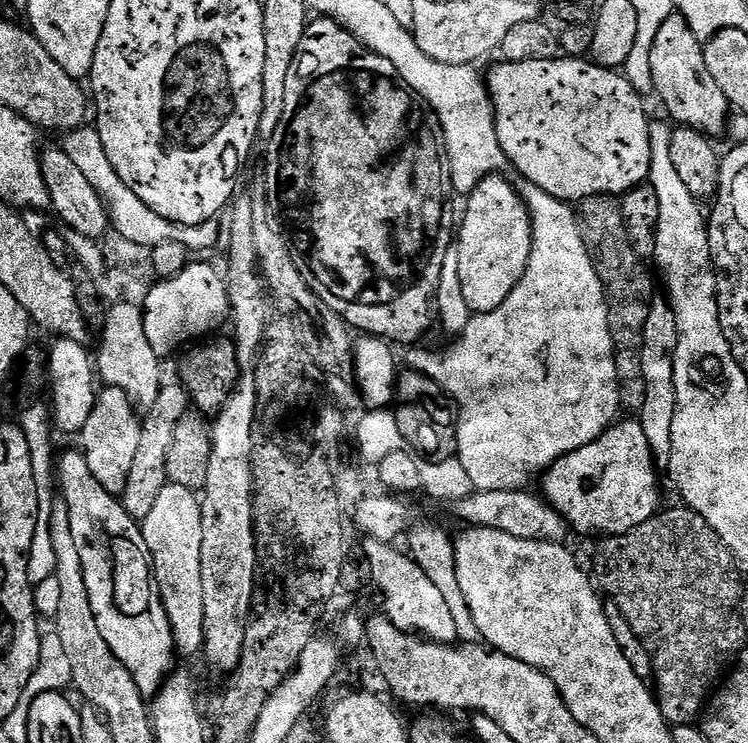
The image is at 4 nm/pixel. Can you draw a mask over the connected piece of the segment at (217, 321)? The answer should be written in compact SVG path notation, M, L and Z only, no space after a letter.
M189 262L176 276L153 283L149 296L143 302L142 311L146 338L150 338L154 354L167 358L171 352L179 353L185 346L212 334L207 332L229 323L230 305L225 277L221 273L219 276L208 264Z

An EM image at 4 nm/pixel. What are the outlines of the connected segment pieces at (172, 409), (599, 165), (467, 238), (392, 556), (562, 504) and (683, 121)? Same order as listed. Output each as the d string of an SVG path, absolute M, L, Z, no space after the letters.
M179 382L165 383L158 394L158 402L154 402L154 406L147 409L146 419L143 421L142 442L134 454L134 466L130 466L130 478L126 478L126 490L122 497L124 508L137 522L143 522L146 514L150 514L158 494L162 494L162 490L169 484L166 458L170 458L170 446L174 443L176 424L182 422L188 411L190 411L188 392Z
M557 58L554 60L527 60L526 62L510 62L504 60L486 72L488 93L492 96L492 104L496 108L496 129L498 142L506 154L509 165L520 171L519 175L530 181L534 186L546 190L554 198L565 202L579 202L591 196L614 196L637 188L645 183L650 174L650 119L644 109L645 97L636 92L634 86L619 71L603 68L601 64L593 64L588 58Z
M500 174L488 176L469 193L466 212L461 226L458 226L458 274L462 277L462 294L466 297L466 306L470 306L476 314L493 312L502 306L502 302L506 302L524 276L532 252L532 220L529 212L515 185L504 179Z
M371 538L363 542L362 558L370 566L371 587L377 588L384 595L383 615L403 632L423 636L425 640L432 640L435 644L456 644L459 636L452 611L449 611L444 595L430 582L418 562L407 551L399 552L395 543Z
M639 419L622 420L613 423L598 439L590 442L590 446L582 446L555 460L543 473L542 495L548 504L566 518L573 533L581 532L584 536L600 536L599 538L621 536L642 526L642 522L661 511L660 480L656 477L658 469L652 458L650 442L646 442L646 433L642 430Z
M673 14L662 22L662 30L658 30L658 38L654 38L650 59L655 95L660 95L665 110L676 119L675 123L698 130L709 138L717 138L723 132L725 135L730 120L728 99L722 90L718 90L718 82L710 78L704 44L684 16Z

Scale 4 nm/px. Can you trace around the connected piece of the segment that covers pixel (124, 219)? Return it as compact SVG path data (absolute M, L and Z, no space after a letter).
M81 126L76 131L67 133L63 140L62 147L66 154L78 164L82 173L86 174L94 190L102 194L114 231L118 234L150 249L154 246L162 246L162 242L182 242L189 250L196 250L203 244L211 242L212 232L208 224L198 224L194 228L187 228L185 224L175 224L154 214L154 210L150 210L150 206L146 206L146 202L142 202L142 198L138 198L138 194L134 194L134 190L130 190L130 186L122 182L122 178L118 178L110 158L106 158L102 138L95 127Z

